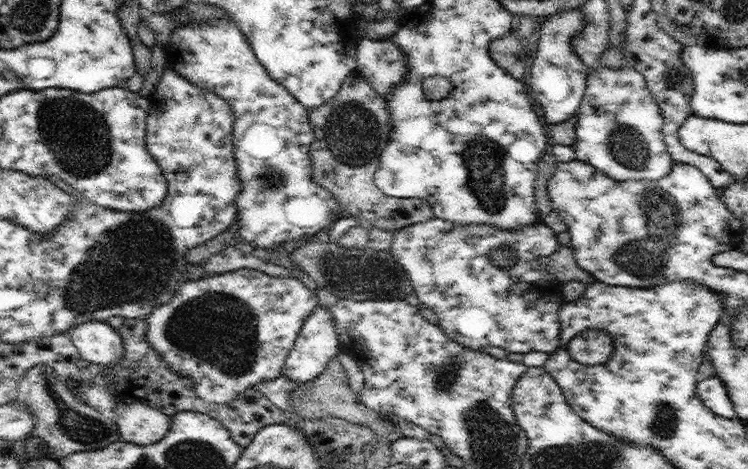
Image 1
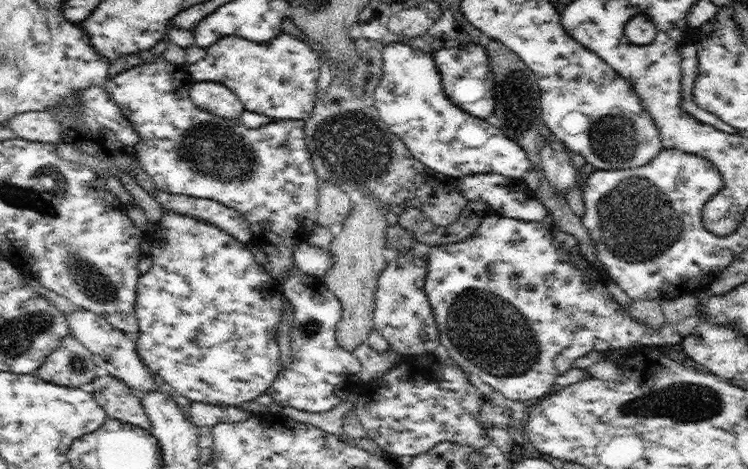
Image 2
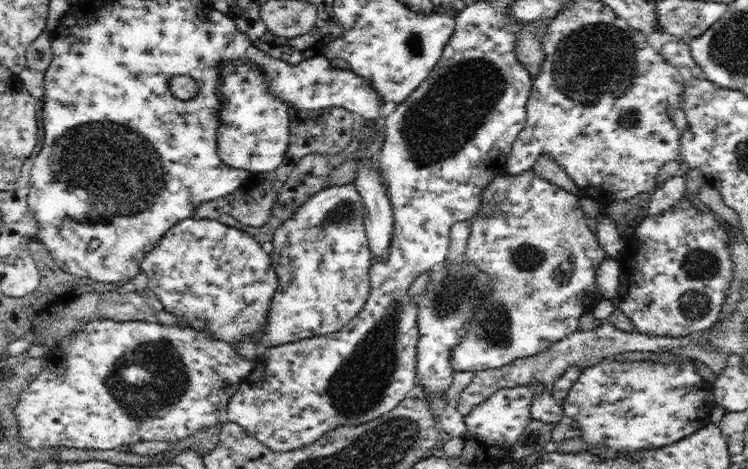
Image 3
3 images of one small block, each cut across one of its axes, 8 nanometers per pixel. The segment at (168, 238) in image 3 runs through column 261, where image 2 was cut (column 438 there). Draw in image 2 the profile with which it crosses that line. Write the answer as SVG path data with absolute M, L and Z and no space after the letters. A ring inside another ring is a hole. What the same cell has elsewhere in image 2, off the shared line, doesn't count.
M492 214L485 216L482 223L478 225L478 229L467 239L456 241L450 244L436 245L432 250L428 248L428 273L426 273L424 281L424 290L428 296L428 302L432 306L436 324L440 332L440 342L446 346L450 358L453 362L460 366L468 374L477 374L482 382L490 384L494 390L502 391L502 394L510 400L527 401L531 398L542 398L544 395L550 394L551 386L555 382L555 378L570 368L577 358L596 350L598 352L612 351L618 348L629 349L636 345L680 345L683 337L674 329L671 323L662 323L660 327L652 329L636 319L631 318L630 314L624 311L624 307L620 305L606 288L606 281L602 278L599 270L592 266L588 259L582 255L579 242L576 237L567 232L562 232L552 220L545 222L526 222L524 220L516 220L507 217L500 217Z

